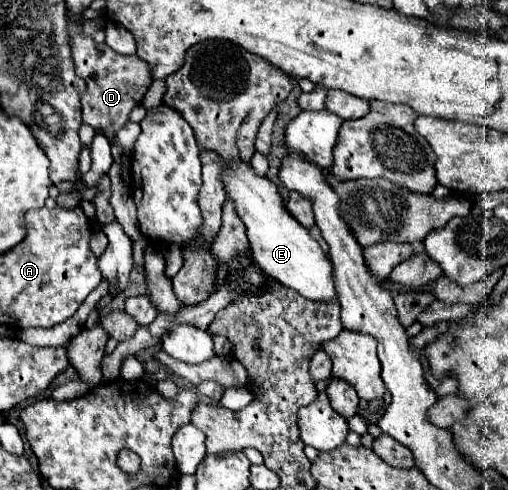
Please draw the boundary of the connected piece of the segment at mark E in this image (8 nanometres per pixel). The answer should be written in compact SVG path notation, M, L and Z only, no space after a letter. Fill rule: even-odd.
M224 162L224 188L226 194L234 200L236 212L246 224L246 234L250 240L250 248L258 266L284 284L286 288L296 290L300 296L312 302L332 302L338 300L338 292L332 278L332 260L320 244L310 236L302 224L298 224L290 212L286 212L282 196L278 194L276 186L262 176L256 176L250 164Z

